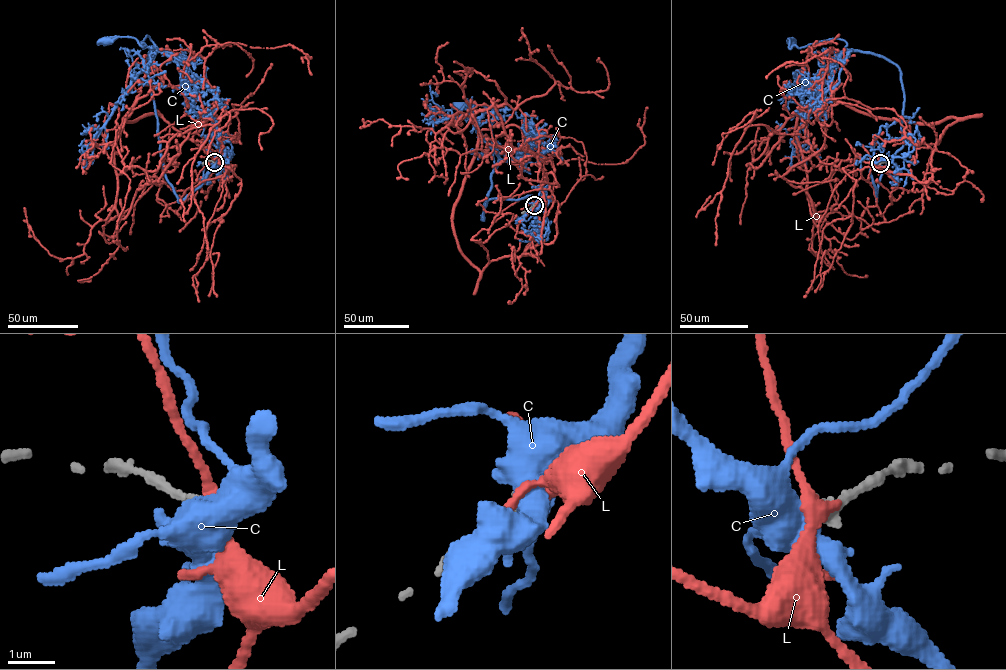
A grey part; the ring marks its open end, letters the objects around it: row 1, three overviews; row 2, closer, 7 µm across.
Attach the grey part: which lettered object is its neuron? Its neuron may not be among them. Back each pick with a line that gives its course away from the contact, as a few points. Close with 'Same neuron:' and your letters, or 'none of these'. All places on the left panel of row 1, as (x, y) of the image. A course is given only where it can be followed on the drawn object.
L: Its course: (214, 162), (231, 179), (161, 116), (123, 120), (136, 98), (118, 216), (208, 105), (223, 118)
Same neuron: L

